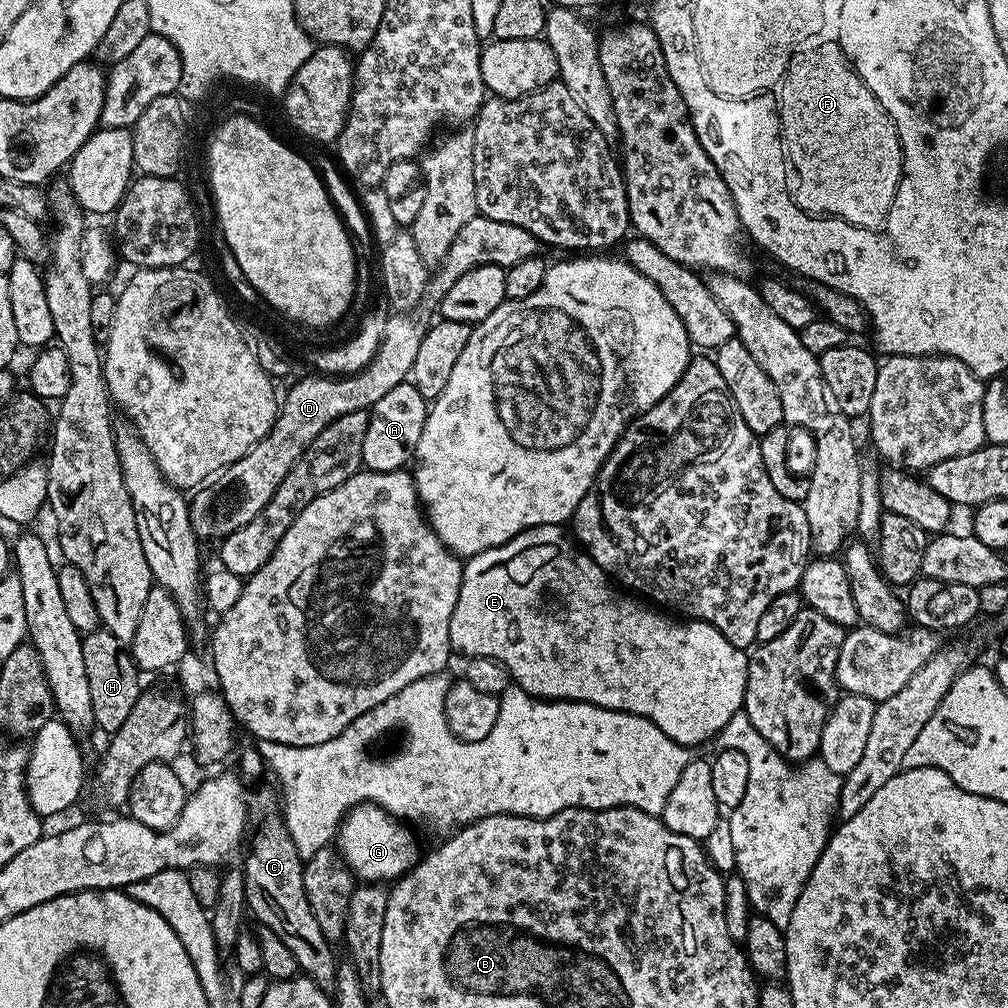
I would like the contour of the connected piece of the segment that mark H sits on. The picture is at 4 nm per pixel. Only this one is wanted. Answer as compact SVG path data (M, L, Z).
M103 626L83 633L82 662L86 665L86 679L90 682L90 706L95 727L100 727L104 734L114 733L122 722L126 722L130 710L134 710L134 702L138 702L142 691L141 673L132 660L131 651Z

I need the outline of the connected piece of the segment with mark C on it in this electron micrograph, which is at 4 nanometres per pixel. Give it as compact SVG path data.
M275 809L261 813L259 818L256 832L254 828L248 842L250 850L246 864L242 866L249 913L254 914L263 927L274 931L289 947L295 956L297 969L303 975L324 991L331 991L336 985L338 958L334 956L331 941L322 934L311 913L302 880L303 860L297 854L283 817Z

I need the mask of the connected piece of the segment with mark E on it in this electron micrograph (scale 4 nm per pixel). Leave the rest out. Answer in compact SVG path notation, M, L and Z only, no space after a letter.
M555 524L527 528L525 532L518 533L514 539L507 540L496 548L467 557L462 574L462 586L458 590L458 602L450 618L450 642L453 649L457 653L465 652L465 657L468 658L485 656L491 660L497 660L508 671L511 683L526 694L535 696L537 700L577 700L580 704L593 704L615 712L629 712L635 716L644 716L650 722L654 722L654 726L658 726L662 734L674 738L674 742L685 746L697 746L696 744L704 744L707 740L715 741L719 737L722 726L726 726L726 722L730 722L730 718L734 718L734 714L738 714L743 709L749 653L731 644L712 624L693 619L685 622L683 619L673 618L641 602L635 595L628 594L628 597L624 597L625 593L613 583L608 573L603 572L590 559L587 552L577 547L570 539L569 533L567 531L564 533L564 530L563 527Z

